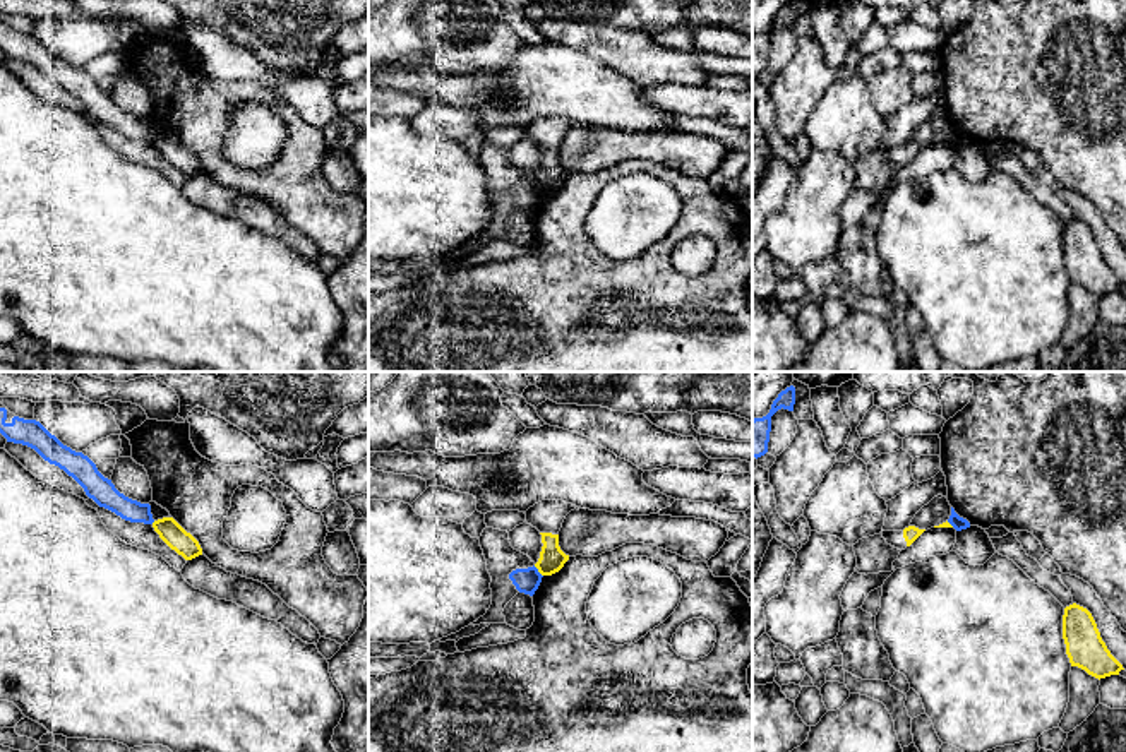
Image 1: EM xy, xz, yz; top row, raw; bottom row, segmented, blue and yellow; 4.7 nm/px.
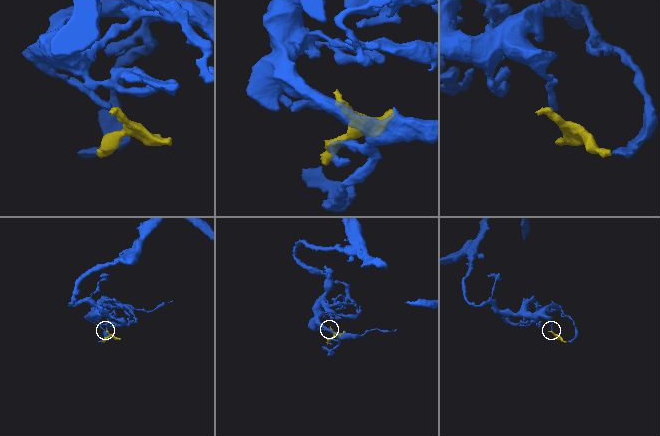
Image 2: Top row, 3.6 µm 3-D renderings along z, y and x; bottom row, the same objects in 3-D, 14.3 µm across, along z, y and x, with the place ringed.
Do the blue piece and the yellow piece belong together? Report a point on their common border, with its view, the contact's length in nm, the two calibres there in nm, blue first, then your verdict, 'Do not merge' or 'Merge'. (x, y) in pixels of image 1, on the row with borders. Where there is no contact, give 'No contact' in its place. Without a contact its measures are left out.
Touches blue at xz (537, 571). Shared border 70 nm. Thickness 120 nm (blue) against 120 nm. Merge

